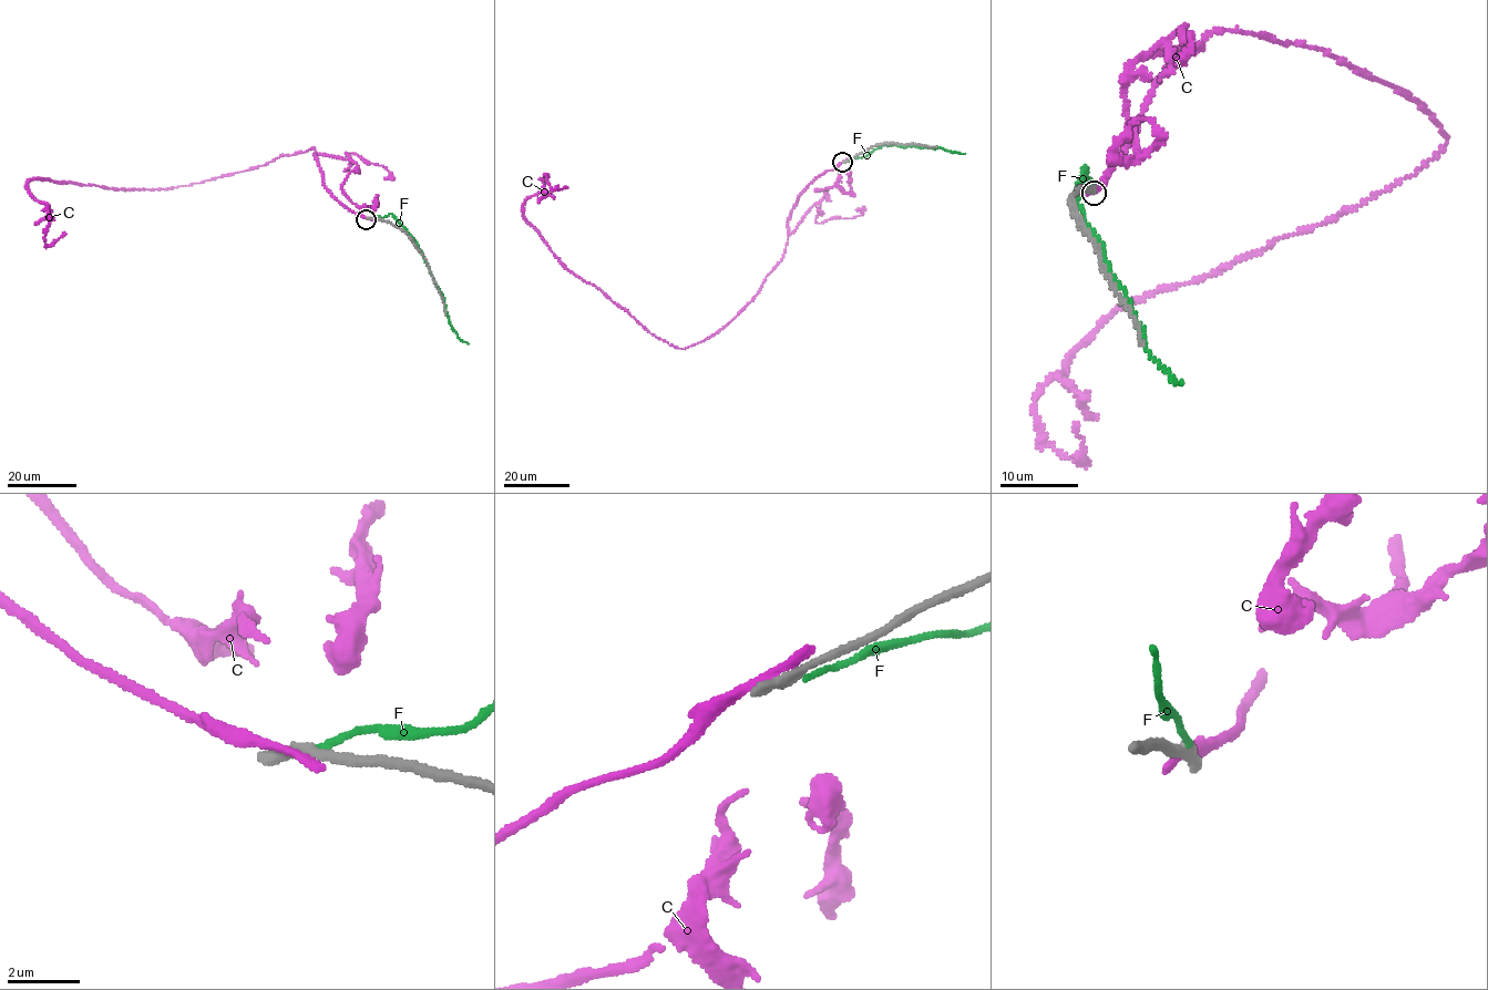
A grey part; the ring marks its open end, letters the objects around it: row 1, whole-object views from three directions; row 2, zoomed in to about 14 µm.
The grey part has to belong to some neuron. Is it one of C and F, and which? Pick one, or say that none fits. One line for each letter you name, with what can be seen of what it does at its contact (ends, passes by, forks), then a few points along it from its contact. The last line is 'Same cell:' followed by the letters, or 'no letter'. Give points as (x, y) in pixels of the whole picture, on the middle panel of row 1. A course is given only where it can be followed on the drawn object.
Same cell: no letter

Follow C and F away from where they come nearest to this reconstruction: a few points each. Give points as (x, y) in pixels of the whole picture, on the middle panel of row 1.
C: (844, 161), (800, 194), (755, 299), (684, 348), (568, 271), (530, 225), (524, 202), (547, 174), (567, 187)
F: (847, 161), (888, 145), (936, 146), (964, 153)

